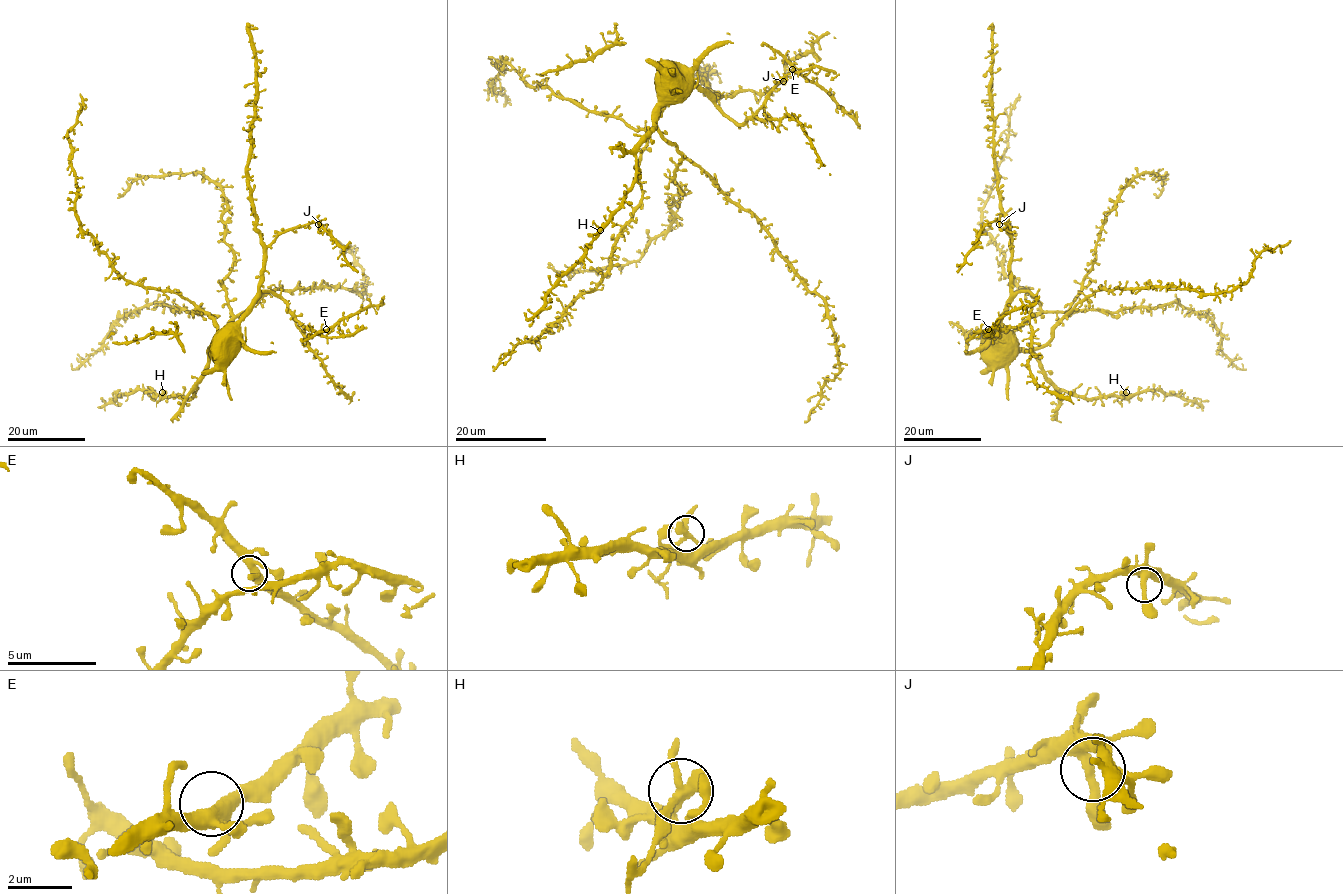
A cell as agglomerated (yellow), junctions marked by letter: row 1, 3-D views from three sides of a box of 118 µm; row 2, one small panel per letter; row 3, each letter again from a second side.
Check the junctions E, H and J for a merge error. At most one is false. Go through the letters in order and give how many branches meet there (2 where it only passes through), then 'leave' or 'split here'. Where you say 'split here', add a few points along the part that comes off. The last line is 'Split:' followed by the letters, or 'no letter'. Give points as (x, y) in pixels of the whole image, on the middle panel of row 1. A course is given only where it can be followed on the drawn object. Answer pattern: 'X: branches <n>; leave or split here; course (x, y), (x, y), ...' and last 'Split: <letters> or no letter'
E: branches 4; leave
H: branches 4; split here
J: branches 4; leave
Split: H

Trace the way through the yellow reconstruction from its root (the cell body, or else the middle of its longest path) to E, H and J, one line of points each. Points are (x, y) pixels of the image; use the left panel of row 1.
E: (213, 349), (263, 292), (275, 293), (304, 327), (326, 336), (326, 329)
H: (213, 349), (206, 373), (193, 388), (189, 398), (166, 397), (165, 392), (162, 393)
J: (213, 349), (257, 294), (264, 250), (282, 232), (313, 222), (318, 224)

